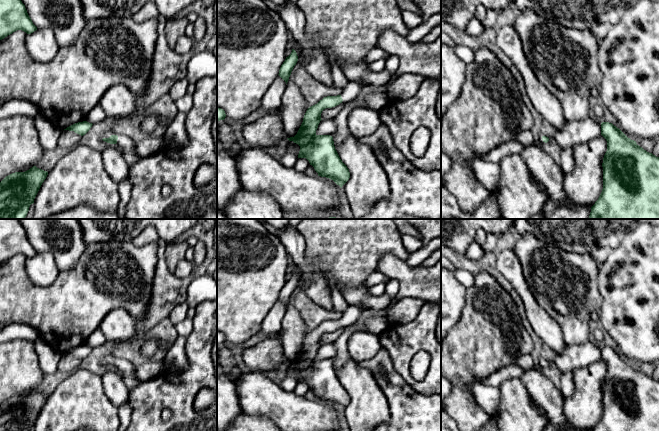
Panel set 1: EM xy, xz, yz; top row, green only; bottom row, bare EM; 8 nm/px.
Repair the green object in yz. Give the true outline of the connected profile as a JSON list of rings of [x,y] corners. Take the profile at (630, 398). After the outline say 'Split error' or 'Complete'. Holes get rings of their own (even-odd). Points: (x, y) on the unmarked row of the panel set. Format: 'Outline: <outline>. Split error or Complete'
Outline: [[[609,346],[601,347],[607,365],[603,382],[603,413],[592,431],[659,431],[659,381],[647,376]]]. Complete

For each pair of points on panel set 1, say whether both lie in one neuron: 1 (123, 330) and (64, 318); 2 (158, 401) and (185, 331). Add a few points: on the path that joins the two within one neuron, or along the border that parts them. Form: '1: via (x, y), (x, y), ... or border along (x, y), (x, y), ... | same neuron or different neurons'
1: border along (116, 308), (112, 309), (104, 317), (98, 327) | different neurons
2: border along (193, 319), (193, 330), (186, 337) | different neurons

